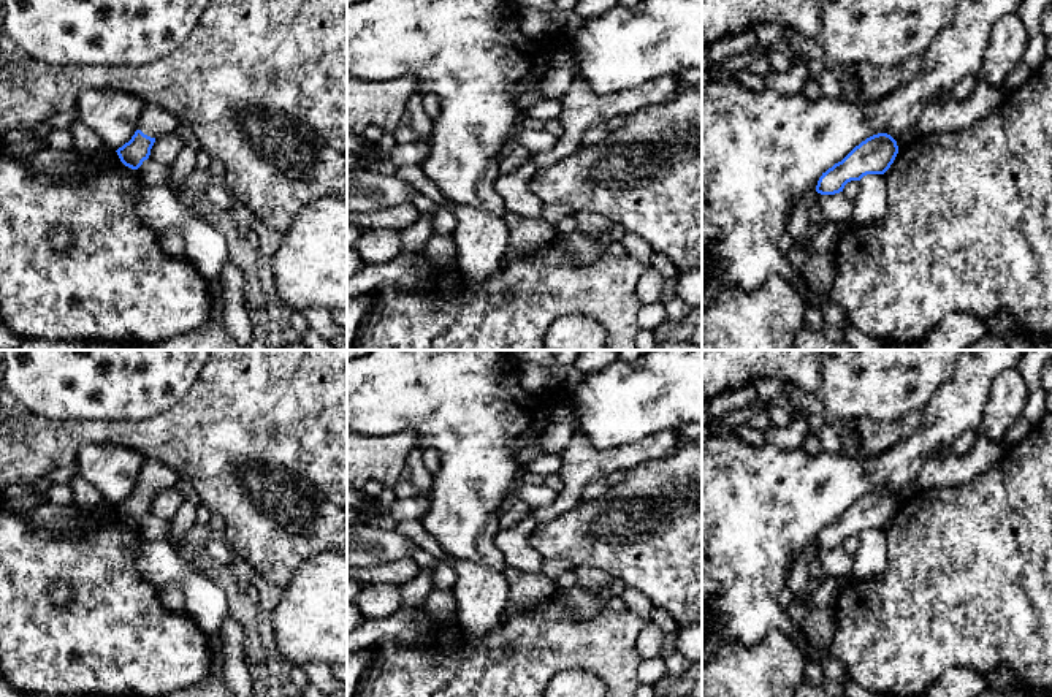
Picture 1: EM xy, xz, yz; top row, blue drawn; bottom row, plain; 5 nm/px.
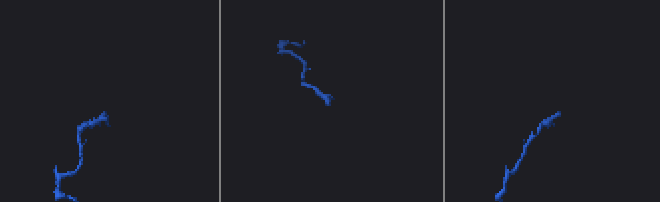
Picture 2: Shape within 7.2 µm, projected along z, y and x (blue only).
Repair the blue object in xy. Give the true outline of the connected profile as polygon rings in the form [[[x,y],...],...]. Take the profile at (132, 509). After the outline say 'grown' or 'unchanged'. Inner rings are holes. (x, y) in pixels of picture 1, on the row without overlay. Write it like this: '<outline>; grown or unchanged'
[[[146,459],[141,469],[139,482],[128,497],[116,507],[120,516],[138,524],[149,513],[151,504],[160,489],[176,486],[177,474],[158,459]]]; grown

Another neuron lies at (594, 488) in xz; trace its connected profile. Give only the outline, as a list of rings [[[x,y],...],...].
[[[596,478],[585,485],[581,491],[581,501],[591,501],[599,497],[608,489],[608,483],[605,478]]]

